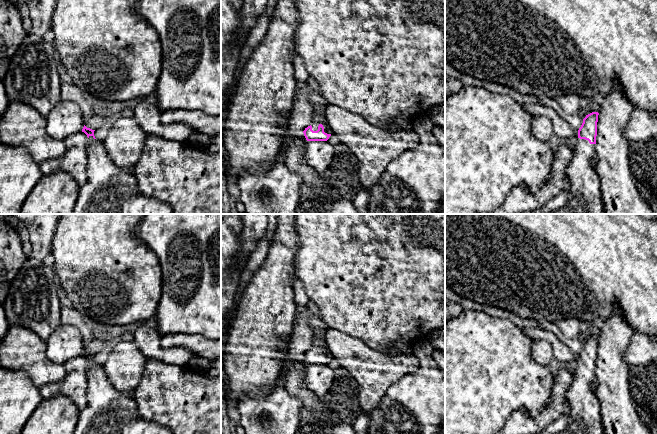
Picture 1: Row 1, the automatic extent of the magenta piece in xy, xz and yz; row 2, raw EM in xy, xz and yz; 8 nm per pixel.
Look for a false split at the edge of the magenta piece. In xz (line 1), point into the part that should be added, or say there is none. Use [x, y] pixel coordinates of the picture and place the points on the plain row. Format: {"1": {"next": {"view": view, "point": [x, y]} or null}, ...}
{"1": {"next": {"view": "xz", "point": [315, 348]}}}

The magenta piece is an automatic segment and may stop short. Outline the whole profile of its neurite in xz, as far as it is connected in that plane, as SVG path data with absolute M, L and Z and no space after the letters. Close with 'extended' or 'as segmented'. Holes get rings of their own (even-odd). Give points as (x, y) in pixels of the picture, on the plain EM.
M314 345L303 355L307 365L327 365L331 360L331 353L328 349L322 349L318 345Z; extended

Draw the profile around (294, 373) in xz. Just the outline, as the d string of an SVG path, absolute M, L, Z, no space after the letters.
M290 340L281 343L279 352L282 359L279 361L284 377L285 390L292 396L302 400L303 409L317 416L323 416L325 409L320 397L312 392L306 384L306 366L303 363L291 360L289 353Z

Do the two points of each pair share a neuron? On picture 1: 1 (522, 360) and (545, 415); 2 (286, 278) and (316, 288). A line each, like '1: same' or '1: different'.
1: different
2: different

